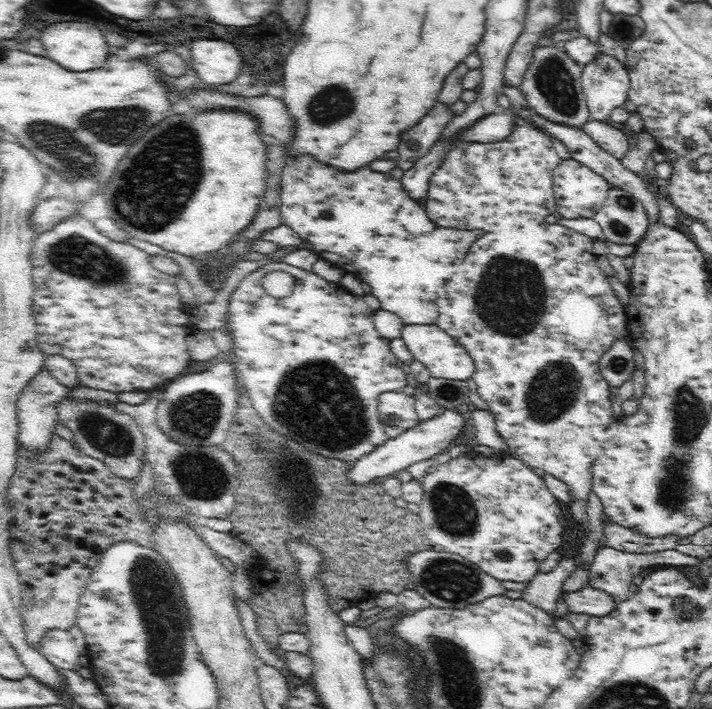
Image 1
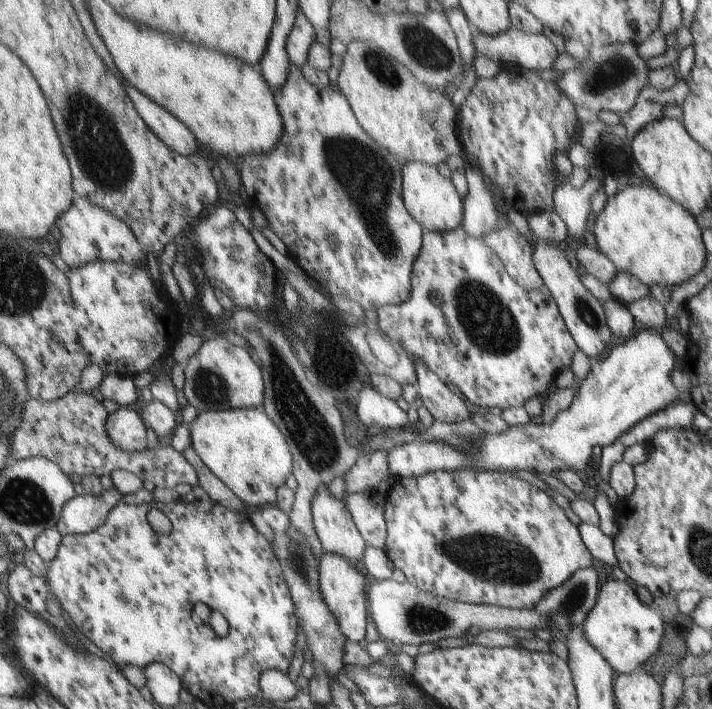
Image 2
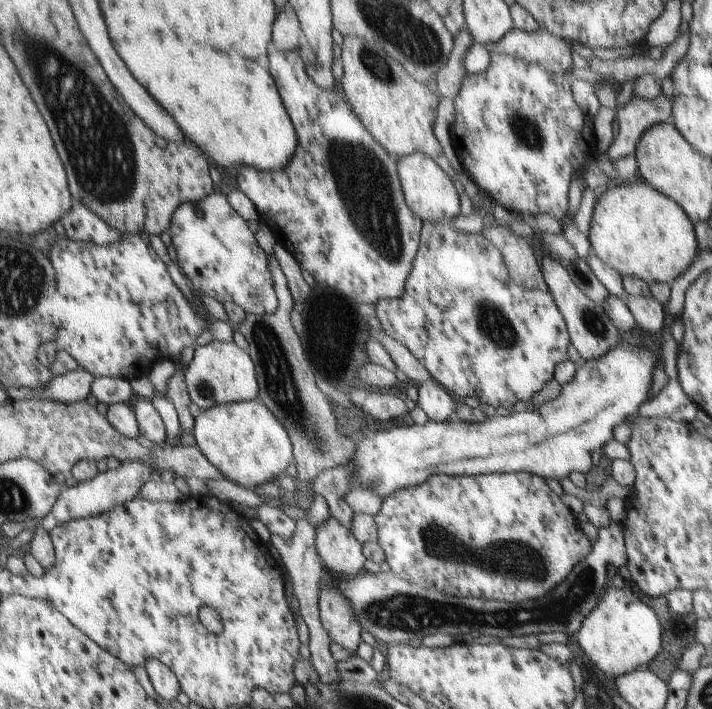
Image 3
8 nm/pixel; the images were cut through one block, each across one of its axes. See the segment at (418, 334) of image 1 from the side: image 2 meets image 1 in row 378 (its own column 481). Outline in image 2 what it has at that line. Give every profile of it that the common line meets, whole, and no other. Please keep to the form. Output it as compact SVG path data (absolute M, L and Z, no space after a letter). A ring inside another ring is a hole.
M642 328L601 358L591 359L591 371L580 384L568 410L562 411L551 424L511 426L506 433L485 434L478 449L461 453L444 443L410 441L387 450L392 480L420 477L432 471L455 471L465 467L486 471L529 470L555 472L556 469L580 471L588 466L594 446L611 445L641 420L666 410L674 403L690 403L691 394L678 390L670 374L674 370L674 352L664 338Z

